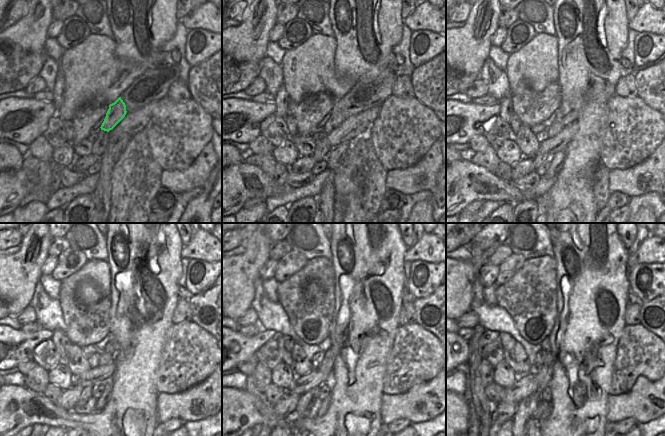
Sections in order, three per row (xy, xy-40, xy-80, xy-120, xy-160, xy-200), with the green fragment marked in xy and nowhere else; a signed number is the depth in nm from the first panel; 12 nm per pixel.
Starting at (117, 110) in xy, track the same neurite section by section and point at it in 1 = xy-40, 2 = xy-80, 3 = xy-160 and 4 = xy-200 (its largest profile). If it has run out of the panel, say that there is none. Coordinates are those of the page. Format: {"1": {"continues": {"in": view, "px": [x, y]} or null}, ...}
{"1": {"continues": {"in": "xy-40", "px": [338, 114]}}, "2": {"continues": {"in": "xy-80", "px": [564, 116]}}, "3": {"continues": {"in": "xy-160", "px": [326, 366]}}, "4": {"continues": {"in": "xy-200", "px": [544, 376]}}}

